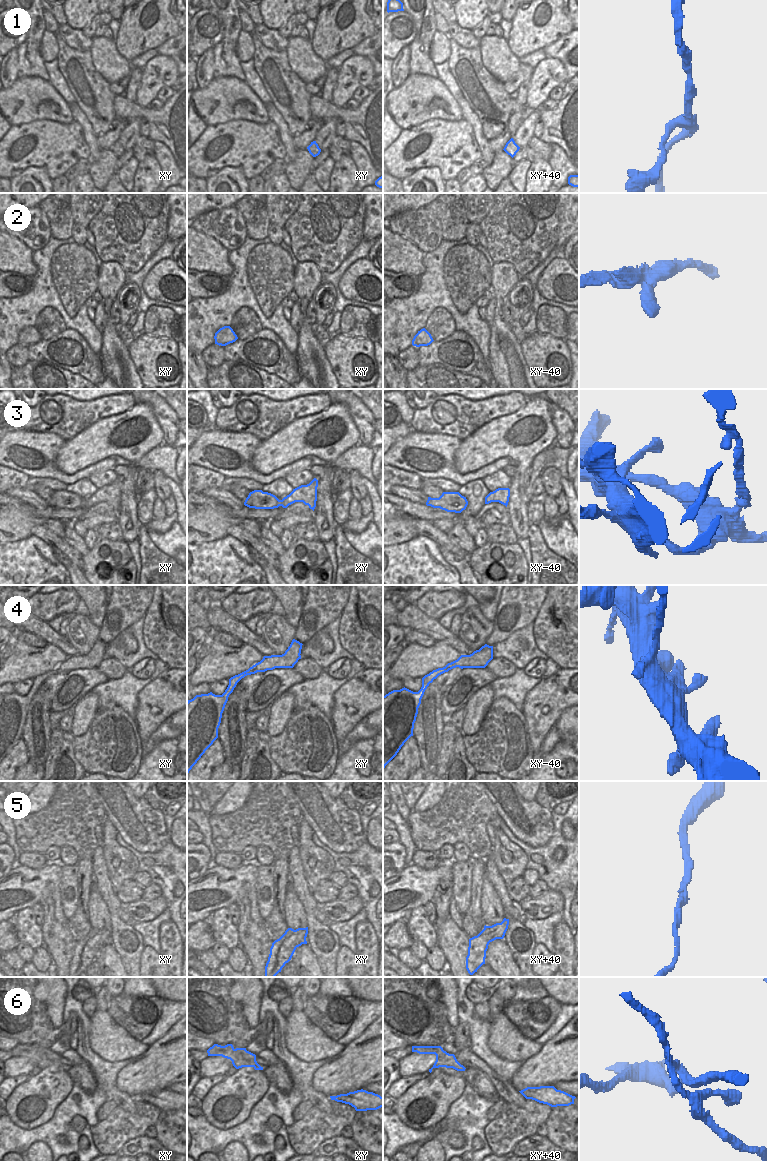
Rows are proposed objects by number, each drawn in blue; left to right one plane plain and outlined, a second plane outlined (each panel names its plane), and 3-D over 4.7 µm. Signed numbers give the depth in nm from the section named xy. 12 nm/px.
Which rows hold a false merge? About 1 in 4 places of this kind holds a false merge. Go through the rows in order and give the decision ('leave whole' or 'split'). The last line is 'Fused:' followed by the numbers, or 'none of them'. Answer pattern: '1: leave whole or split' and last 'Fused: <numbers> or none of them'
1: leave whole
2: split
3: split
4: leave whole
5: leave whole
6: split
Fused: 2, 3, 6

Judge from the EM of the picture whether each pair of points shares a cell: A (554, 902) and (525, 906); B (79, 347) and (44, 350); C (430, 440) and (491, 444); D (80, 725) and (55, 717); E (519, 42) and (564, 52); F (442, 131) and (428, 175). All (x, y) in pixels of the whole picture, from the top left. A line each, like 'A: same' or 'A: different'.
A: same
B: same
C: different
D: different
E: different
F: different

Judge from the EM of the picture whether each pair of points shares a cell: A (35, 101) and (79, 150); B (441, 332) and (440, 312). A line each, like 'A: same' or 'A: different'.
A: different
B: same

